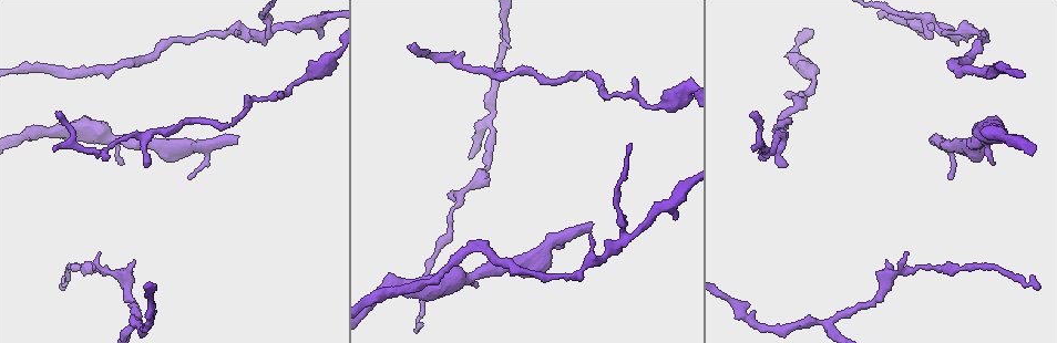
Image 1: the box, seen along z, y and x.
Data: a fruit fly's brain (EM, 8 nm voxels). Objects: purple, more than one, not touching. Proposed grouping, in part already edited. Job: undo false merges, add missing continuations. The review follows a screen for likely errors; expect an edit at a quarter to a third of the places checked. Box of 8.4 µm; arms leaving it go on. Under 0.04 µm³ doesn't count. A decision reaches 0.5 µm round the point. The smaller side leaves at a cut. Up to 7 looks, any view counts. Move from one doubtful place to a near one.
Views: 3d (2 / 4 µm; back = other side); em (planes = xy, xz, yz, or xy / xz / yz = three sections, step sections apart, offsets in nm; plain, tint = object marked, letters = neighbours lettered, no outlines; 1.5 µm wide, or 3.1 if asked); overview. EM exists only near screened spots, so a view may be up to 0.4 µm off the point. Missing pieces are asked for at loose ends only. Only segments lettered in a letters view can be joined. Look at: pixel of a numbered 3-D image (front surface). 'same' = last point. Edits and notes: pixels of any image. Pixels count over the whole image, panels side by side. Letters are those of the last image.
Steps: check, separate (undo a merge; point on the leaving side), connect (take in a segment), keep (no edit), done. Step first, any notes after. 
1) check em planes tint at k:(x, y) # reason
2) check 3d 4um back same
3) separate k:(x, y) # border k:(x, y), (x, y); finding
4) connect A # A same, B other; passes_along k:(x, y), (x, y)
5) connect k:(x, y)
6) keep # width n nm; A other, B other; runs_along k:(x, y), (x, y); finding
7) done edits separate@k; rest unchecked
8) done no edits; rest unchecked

check 3d 4um at 1:(830, 321) # arms part here

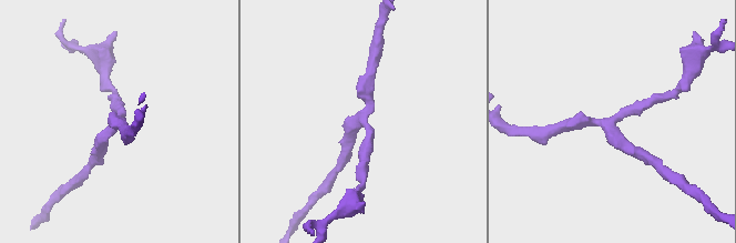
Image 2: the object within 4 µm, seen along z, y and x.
check em xy step 8 tint at 2:(365, 117) # shape alone is not enough

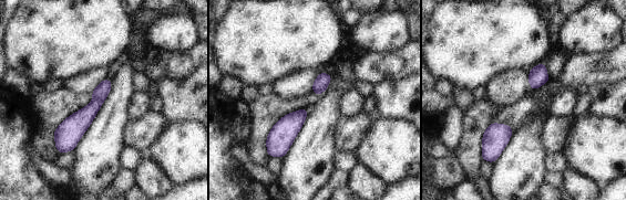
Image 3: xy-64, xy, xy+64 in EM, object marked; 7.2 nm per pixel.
check em xy step 8 letters same

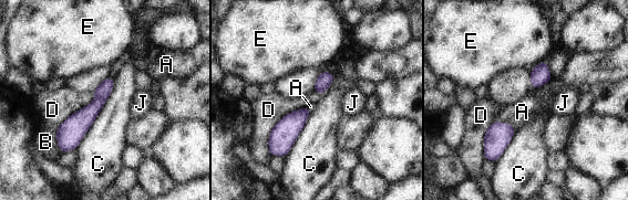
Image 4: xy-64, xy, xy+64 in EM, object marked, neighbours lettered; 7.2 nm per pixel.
keep # longest_contact C 600 nm; A other, B other, C other, D other, E other, J other; border 4:(113, 79), (110, 95), (74, 149); one neuron here

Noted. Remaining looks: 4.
check 3d 2um at 1:(787, 165) # an open end

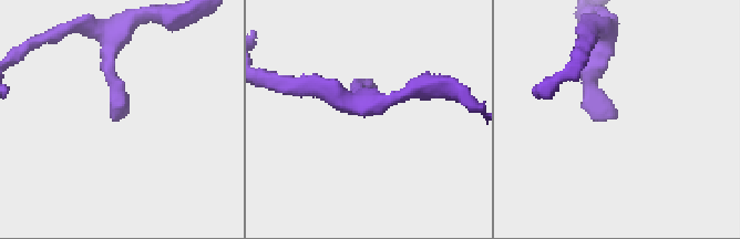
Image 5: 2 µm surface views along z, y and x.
check em planes letters at 5:(119, 120) # shape alone is not enough

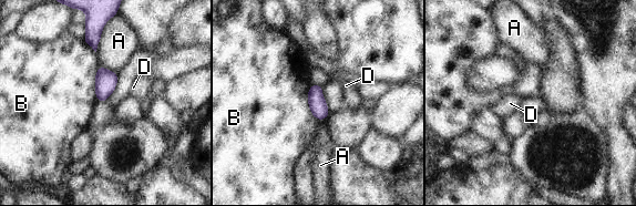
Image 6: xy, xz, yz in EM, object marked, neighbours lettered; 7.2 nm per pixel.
keep # A other, B other, D other; border 6:(99, 65), (95, 75), (96, 101); none of them fits

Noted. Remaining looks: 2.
check em xz step 8 letters at 1:(930, 138) # an open end

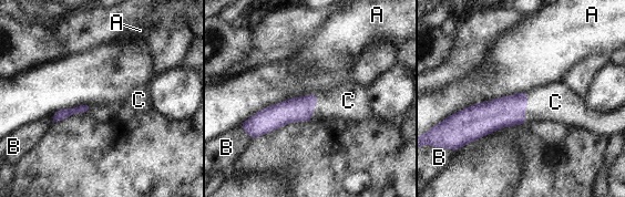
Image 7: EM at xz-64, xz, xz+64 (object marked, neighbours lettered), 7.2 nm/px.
connect C # A other, B other, C same; passes_along 7:(506, 111), (525, 107), (555, 102); the neuron continues

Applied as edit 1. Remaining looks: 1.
done edits connect@7; rest unchecked

